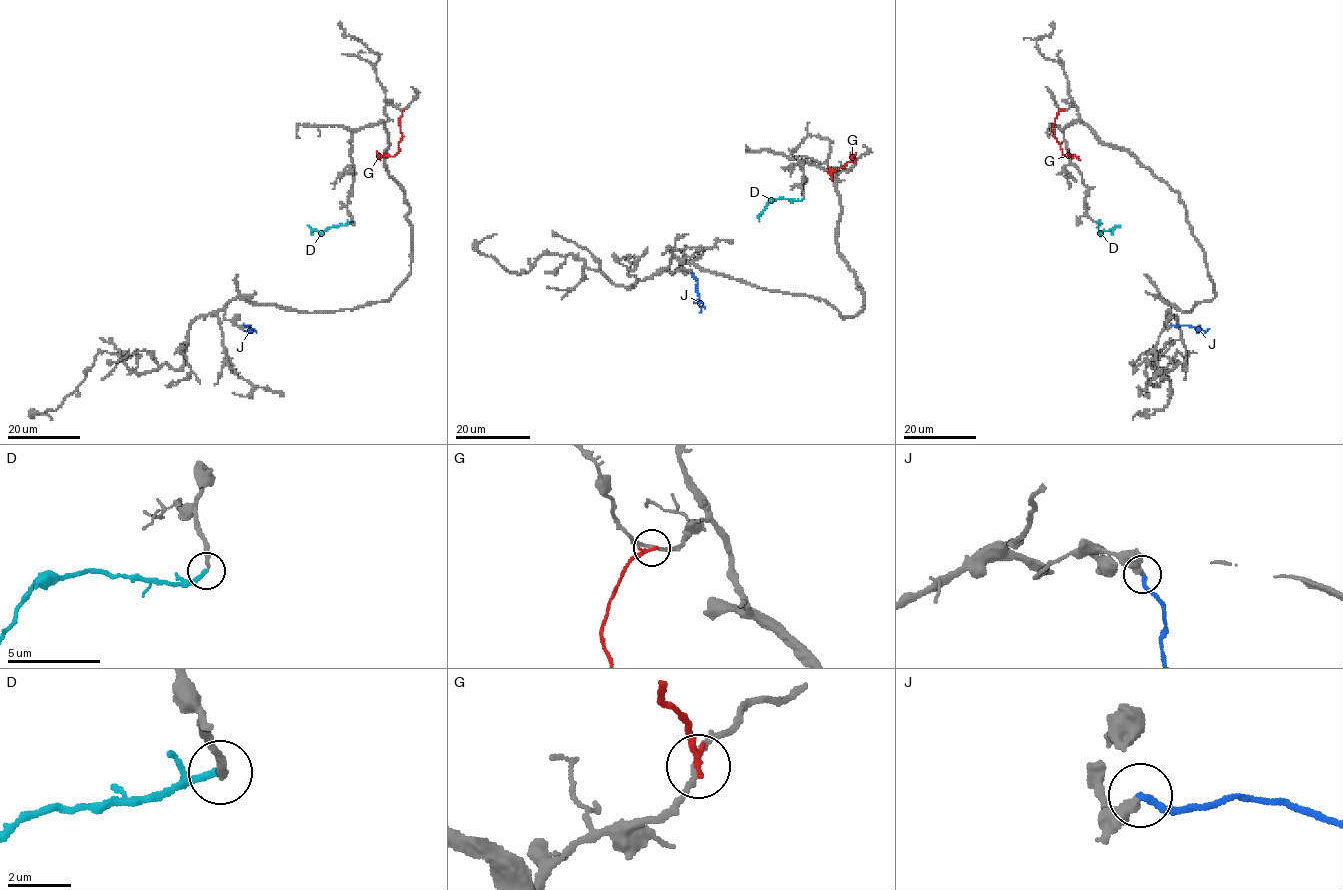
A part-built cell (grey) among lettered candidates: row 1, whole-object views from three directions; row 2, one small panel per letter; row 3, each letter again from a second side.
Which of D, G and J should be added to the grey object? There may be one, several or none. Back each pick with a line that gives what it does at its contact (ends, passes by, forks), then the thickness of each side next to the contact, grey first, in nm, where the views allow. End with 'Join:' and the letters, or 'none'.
D: it ends there; 220 nm thick on the grey side, 240 nm on the other
J: it ends there; 400 nm thick on the grey side, 220 nm on the other
Join: D, J

